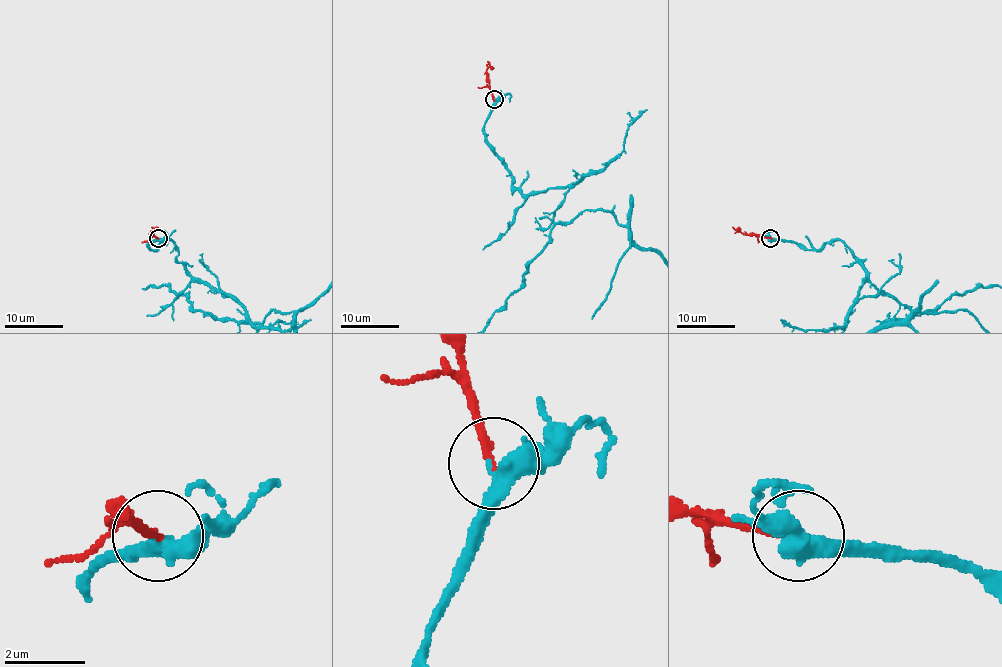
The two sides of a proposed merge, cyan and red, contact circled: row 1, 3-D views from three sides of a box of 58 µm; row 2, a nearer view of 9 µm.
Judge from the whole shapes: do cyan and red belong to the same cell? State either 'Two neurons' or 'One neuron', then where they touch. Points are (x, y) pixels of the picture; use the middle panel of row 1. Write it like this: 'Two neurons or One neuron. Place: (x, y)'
One neuron. Place: (494, 99)

